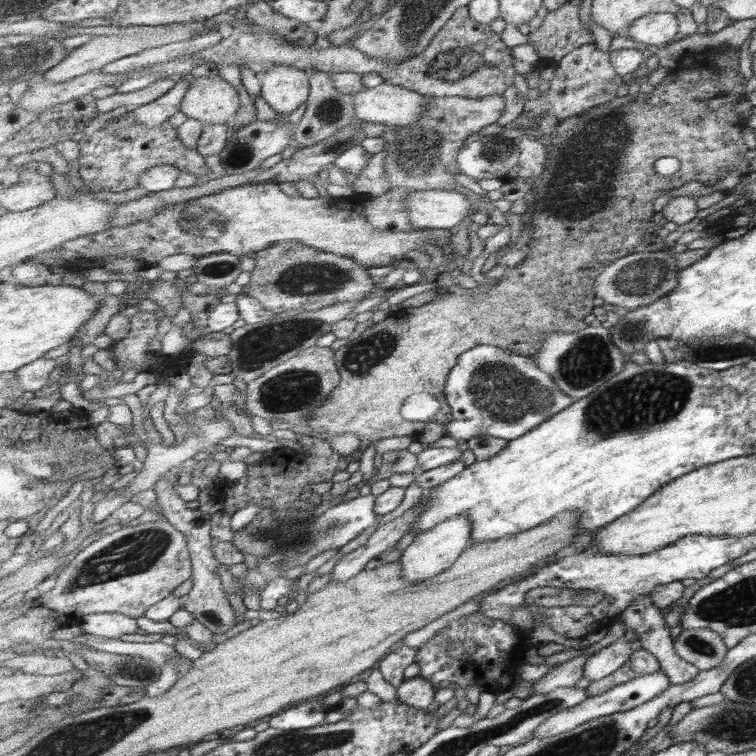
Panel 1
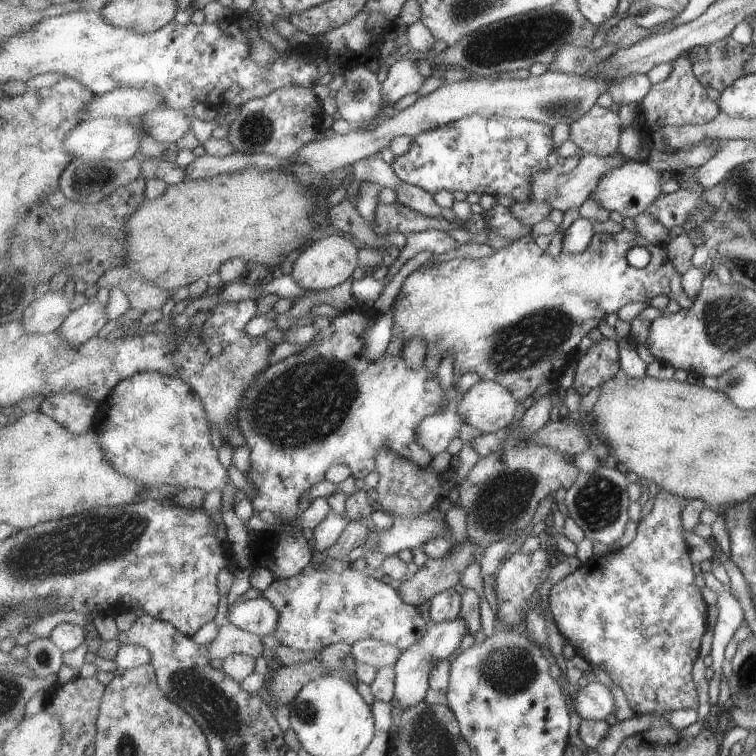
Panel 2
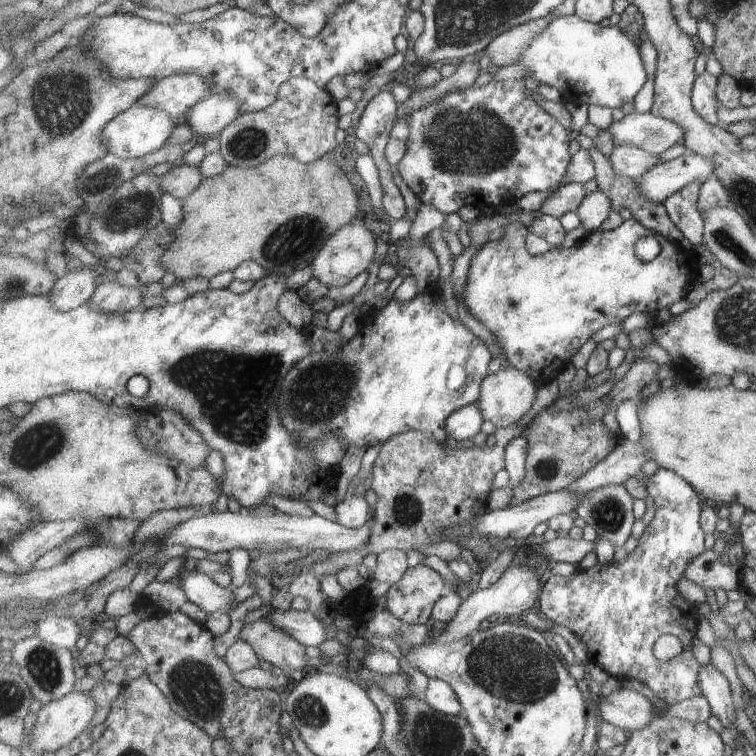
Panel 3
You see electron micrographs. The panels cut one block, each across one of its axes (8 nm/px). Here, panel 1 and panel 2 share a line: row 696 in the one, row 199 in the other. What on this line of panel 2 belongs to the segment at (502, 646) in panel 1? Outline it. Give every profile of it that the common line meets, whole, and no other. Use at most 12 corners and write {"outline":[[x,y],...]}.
{"outline":[[471,116],[414,138],[410,185],[530,200],[553,130]]}

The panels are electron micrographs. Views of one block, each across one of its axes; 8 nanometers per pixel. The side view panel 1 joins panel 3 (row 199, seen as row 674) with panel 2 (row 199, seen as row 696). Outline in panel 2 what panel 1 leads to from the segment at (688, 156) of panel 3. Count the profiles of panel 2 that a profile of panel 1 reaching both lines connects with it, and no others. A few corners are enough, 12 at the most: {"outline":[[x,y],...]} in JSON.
{"outline":[[645,160],[608,172],[589,199],[630,223],[669,174]]}

